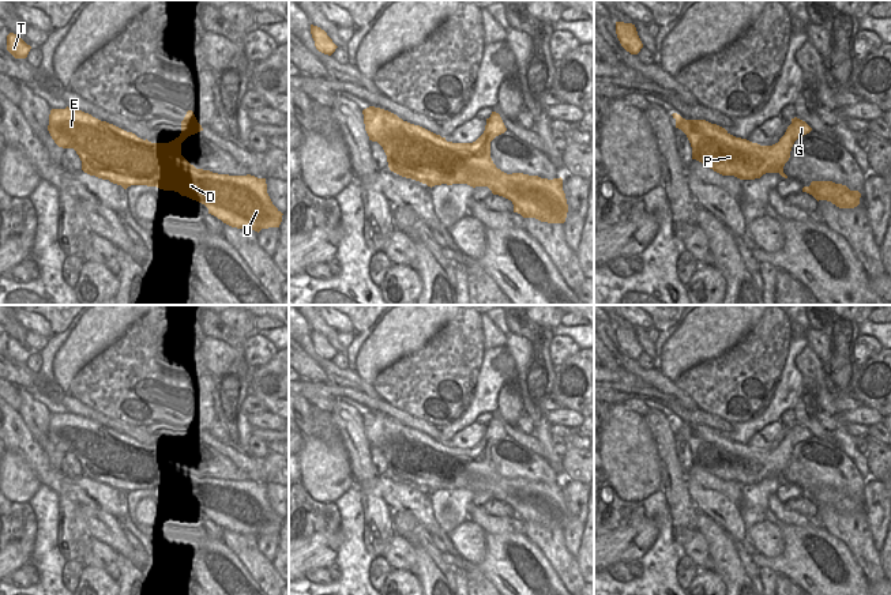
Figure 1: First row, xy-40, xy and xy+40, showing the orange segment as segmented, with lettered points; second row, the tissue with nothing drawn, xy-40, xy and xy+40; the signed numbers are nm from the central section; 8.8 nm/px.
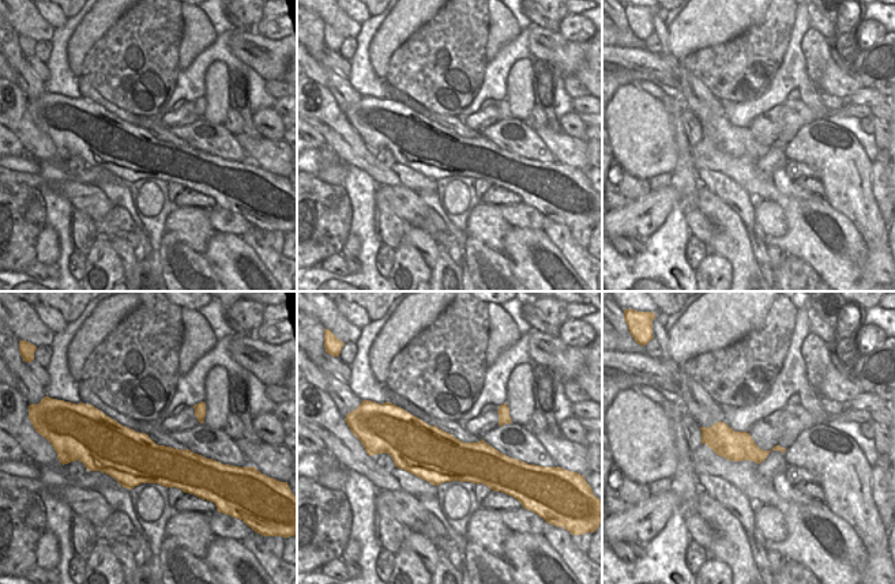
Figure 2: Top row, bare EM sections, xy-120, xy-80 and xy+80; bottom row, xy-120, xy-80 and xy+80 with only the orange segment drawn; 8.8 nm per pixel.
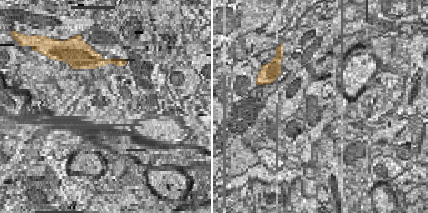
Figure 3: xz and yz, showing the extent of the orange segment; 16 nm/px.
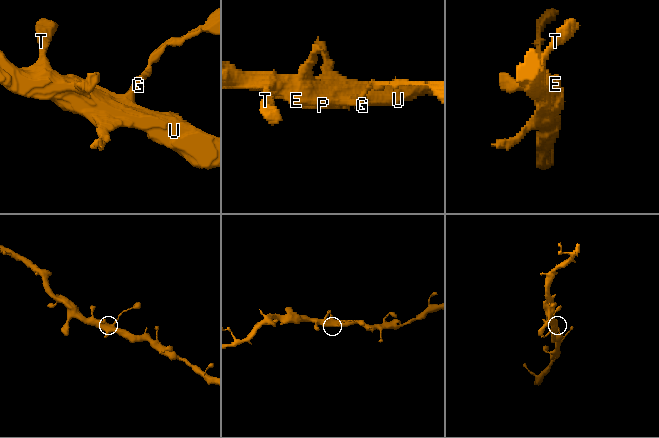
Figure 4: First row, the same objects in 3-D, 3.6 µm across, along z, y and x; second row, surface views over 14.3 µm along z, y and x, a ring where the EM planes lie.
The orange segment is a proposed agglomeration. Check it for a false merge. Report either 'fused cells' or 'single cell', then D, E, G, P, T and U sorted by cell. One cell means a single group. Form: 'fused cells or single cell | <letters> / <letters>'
single cell | D E G P T U

